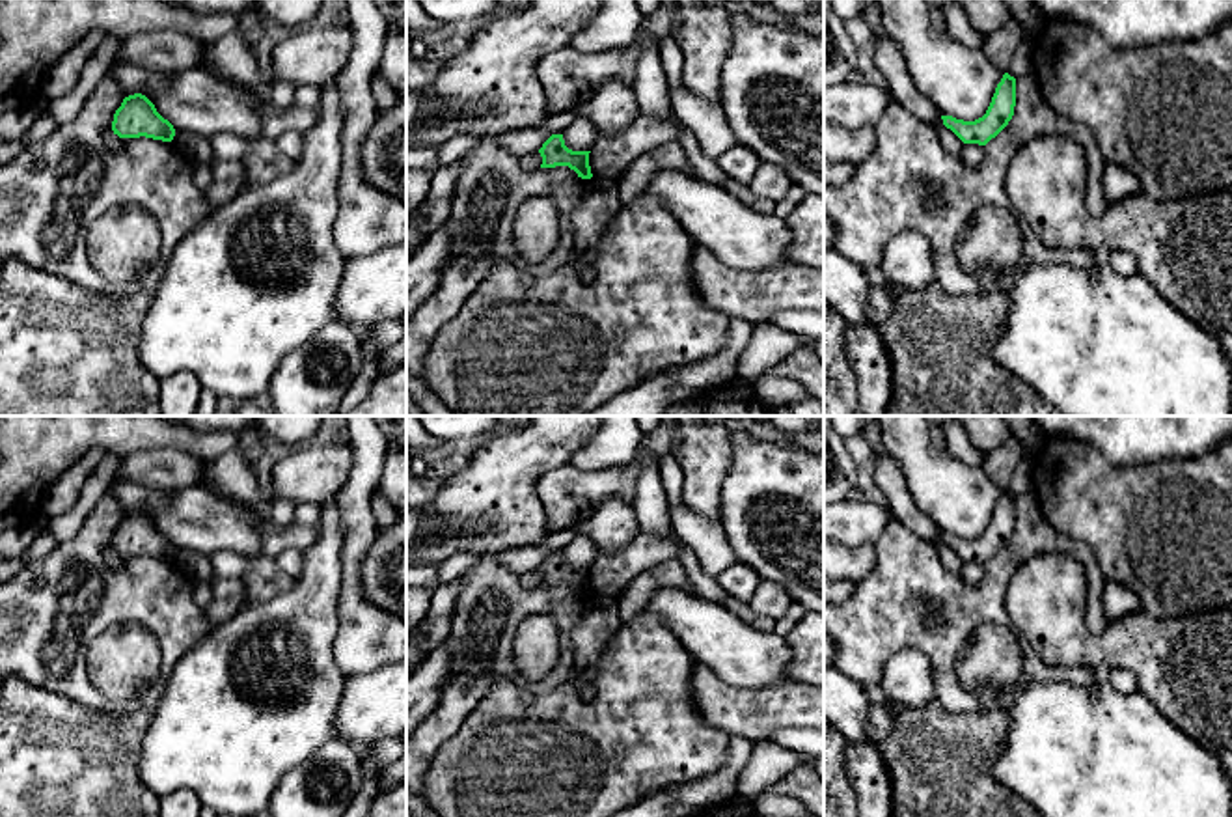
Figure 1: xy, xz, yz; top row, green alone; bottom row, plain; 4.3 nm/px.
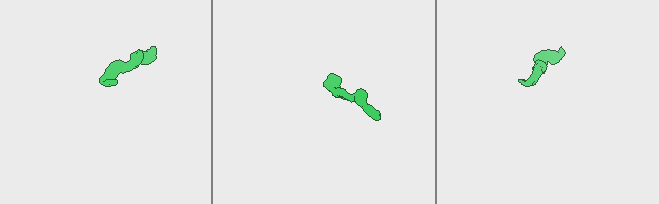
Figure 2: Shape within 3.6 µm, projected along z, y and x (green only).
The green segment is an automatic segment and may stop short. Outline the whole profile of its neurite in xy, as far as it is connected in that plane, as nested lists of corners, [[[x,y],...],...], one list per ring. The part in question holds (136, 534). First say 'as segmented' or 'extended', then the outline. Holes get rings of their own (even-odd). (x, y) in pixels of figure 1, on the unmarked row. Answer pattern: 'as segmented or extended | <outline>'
as segmented | [[[142,511],[123,517],[114,532],[112,548],[119,556],[153,556],[171,560],[175,554],[173,543],[164,537],[155,522]]]

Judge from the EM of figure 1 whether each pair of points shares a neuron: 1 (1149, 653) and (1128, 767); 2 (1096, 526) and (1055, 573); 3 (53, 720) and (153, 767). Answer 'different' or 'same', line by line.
1: different
2: different
3: different

